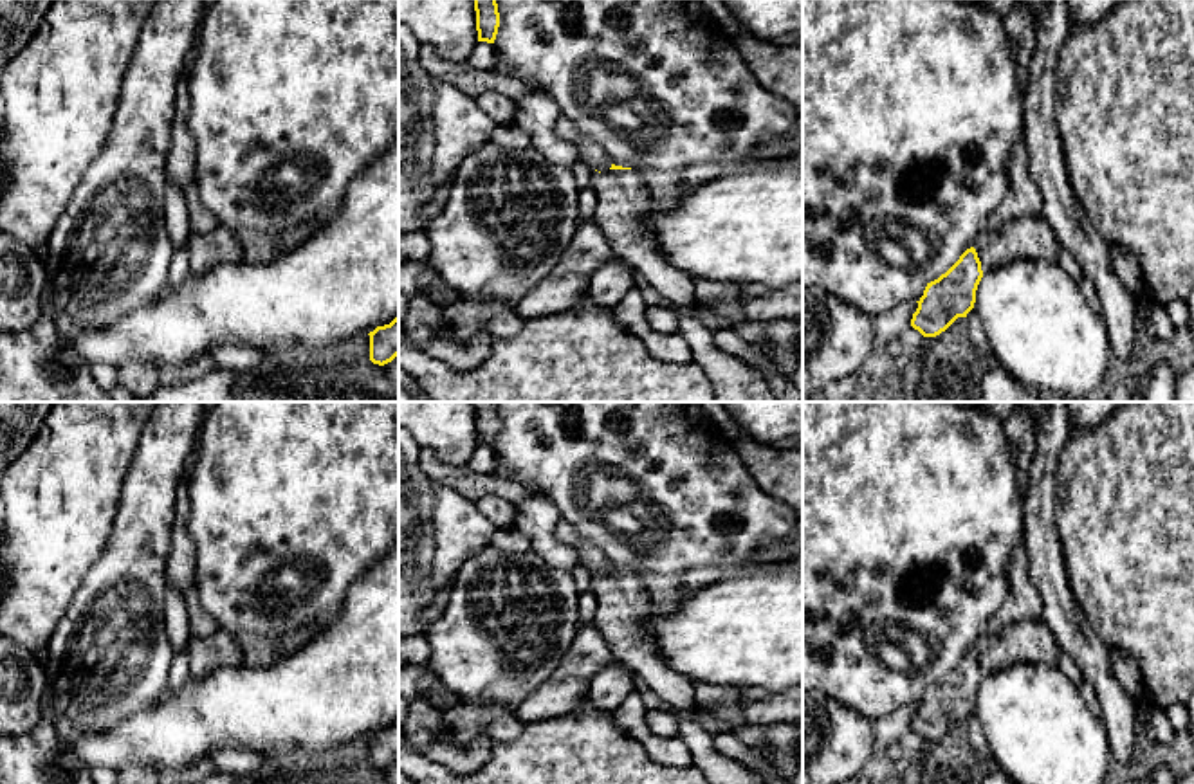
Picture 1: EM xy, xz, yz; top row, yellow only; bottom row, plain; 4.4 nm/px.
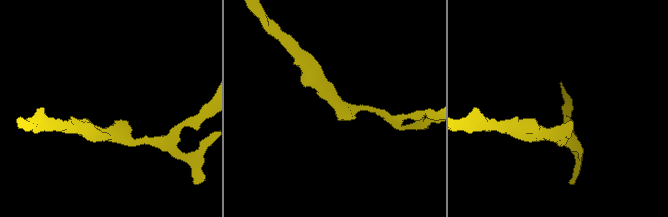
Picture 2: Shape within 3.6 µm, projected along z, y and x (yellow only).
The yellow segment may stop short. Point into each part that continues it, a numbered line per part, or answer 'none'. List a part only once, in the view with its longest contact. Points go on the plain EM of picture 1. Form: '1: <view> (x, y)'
1: yz (1030, 640)

